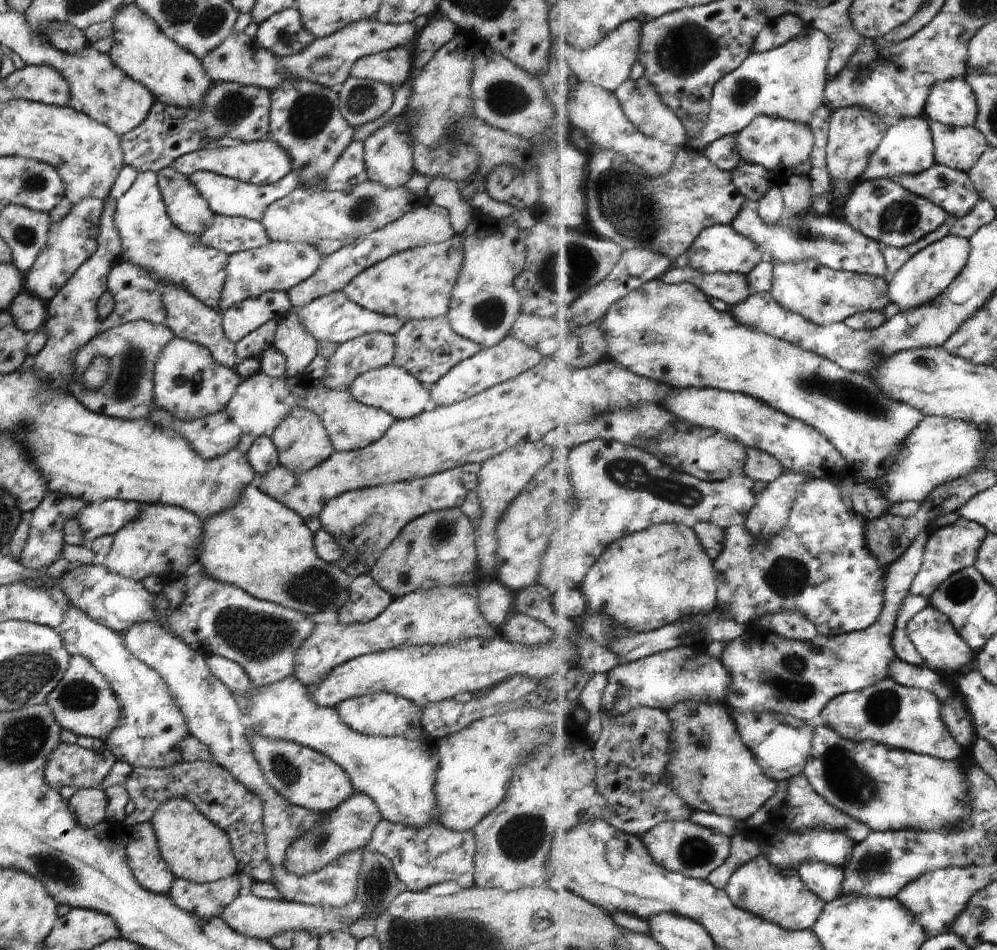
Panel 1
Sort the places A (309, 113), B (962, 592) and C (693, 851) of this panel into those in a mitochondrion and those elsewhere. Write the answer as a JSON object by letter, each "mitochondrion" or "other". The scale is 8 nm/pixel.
{"A":"mitochondrion","B":"mitochondrion","C":"mitochondrion"}

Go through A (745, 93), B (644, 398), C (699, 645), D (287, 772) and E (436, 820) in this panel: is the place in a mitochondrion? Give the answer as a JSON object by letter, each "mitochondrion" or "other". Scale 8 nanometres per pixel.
{"A":"mitochondrion","B":"other","C":"other","D":"mitochondrion","E":"other"}

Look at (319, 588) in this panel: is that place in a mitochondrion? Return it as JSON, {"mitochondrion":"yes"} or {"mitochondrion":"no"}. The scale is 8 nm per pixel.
{"mitochondrion":"yes"}

